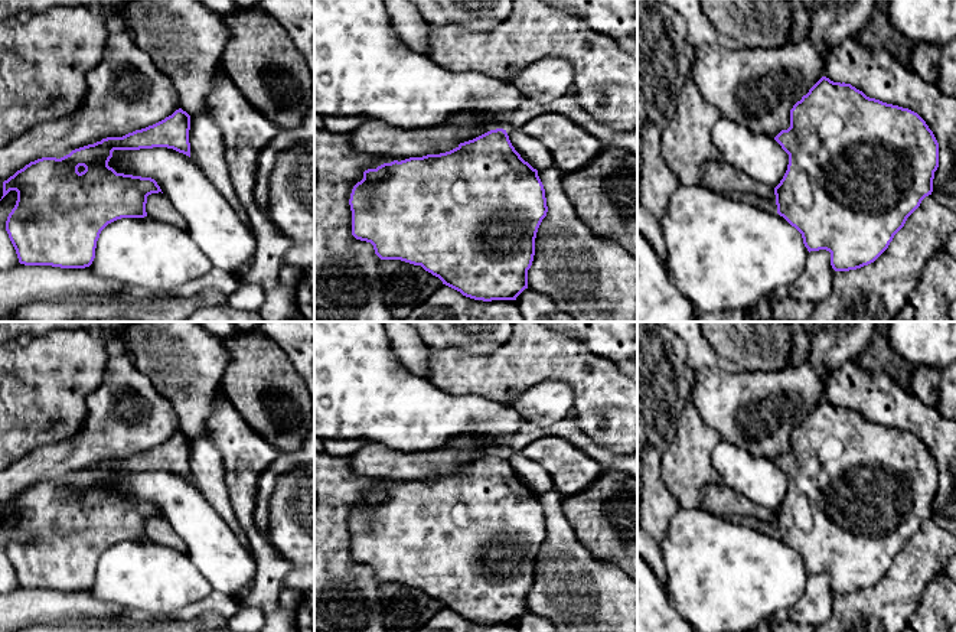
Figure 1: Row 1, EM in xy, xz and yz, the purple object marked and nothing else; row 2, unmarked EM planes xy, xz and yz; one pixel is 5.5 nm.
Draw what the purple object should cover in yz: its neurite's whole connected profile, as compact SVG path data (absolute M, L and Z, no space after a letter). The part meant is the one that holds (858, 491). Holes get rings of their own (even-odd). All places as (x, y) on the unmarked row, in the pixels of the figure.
M822 400L790 433L790 450L774 463L789 478L787 493L774 511L777 537L795 550L807 574L826 573L835 594L874 586L890 569L907 541L931 518L939 491L939 466L914 434L867 420L851 407Z

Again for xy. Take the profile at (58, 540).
M182 431L164 443L123 460L107 460L69 478L42 480L3 505L3 519L17 515L14 531L7 540L6 554L20 587L85 592L95 581L101 554L121 541L147 540L147 519L161 515L151 501L117 496L108 489L114 473L167 470L190 480L190 439Z

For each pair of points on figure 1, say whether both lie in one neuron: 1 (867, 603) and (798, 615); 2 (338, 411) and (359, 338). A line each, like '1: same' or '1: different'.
1: different
2: same

